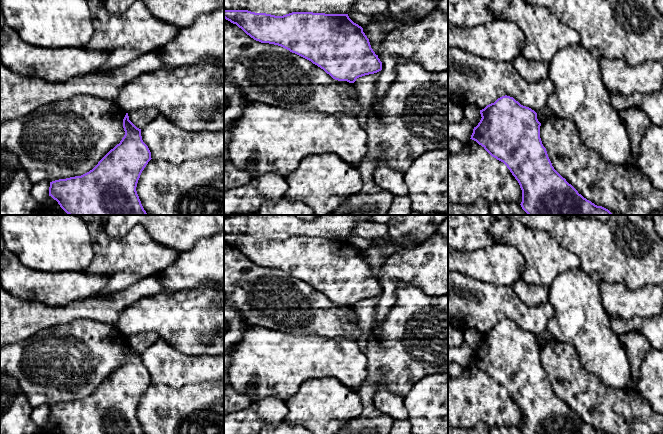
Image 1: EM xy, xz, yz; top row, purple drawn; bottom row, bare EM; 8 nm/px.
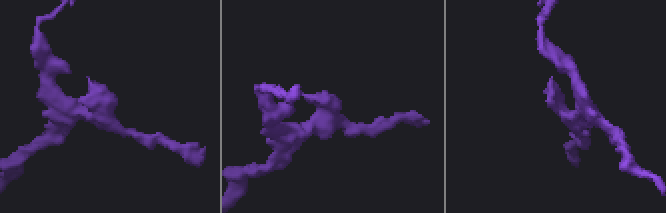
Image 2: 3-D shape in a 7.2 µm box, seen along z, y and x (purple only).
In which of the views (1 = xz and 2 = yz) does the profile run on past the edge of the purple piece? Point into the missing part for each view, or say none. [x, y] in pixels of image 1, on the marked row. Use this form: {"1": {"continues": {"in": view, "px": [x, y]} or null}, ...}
{"1": {"continues": null}, "2": {"continues": null}}

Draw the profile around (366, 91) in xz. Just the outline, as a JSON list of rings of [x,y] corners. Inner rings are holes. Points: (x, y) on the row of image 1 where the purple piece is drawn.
[[[381,71],[365,75],[356,79],[353,83],[358,92],[358,100],[361,108],[361,115],[358,117],[360,125],[366,129],[367,114],[371,110],[373,98],[375,94],[375,80],[380,75]]]

